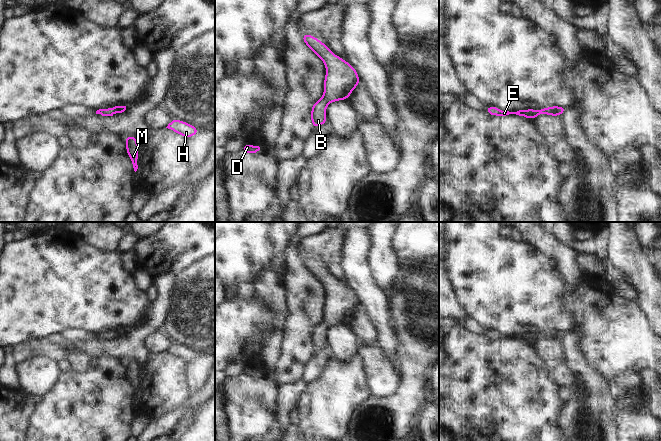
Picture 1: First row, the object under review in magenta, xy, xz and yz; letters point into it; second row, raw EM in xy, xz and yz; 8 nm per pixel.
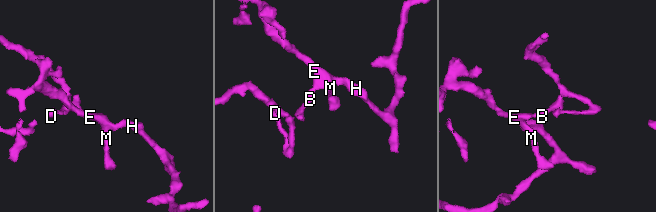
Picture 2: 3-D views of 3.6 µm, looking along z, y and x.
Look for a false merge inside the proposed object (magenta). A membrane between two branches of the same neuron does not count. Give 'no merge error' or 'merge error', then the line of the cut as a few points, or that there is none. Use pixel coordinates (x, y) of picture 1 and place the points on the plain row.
no merge error; no cut

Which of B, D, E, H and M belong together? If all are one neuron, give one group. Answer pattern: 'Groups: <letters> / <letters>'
Groups: B D E H M.

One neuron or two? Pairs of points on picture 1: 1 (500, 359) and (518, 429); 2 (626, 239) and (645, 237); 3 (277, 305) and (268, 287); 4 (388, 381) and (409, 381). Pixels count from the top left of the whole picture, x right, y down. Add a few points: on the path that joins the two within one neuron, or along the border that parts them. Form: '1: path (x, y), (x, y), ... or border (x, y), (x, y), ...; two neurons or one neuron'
1: path (500, 376), (500, 398), (511, 412); one neuron
2: border (634, 232), (637, 242), (643, 249); two neurons
3: path (277, 301), (276, 295), (272, 291); one neuron
4: border (399, 362), (399, 386), (393, 393), (383, 397); two neurons

